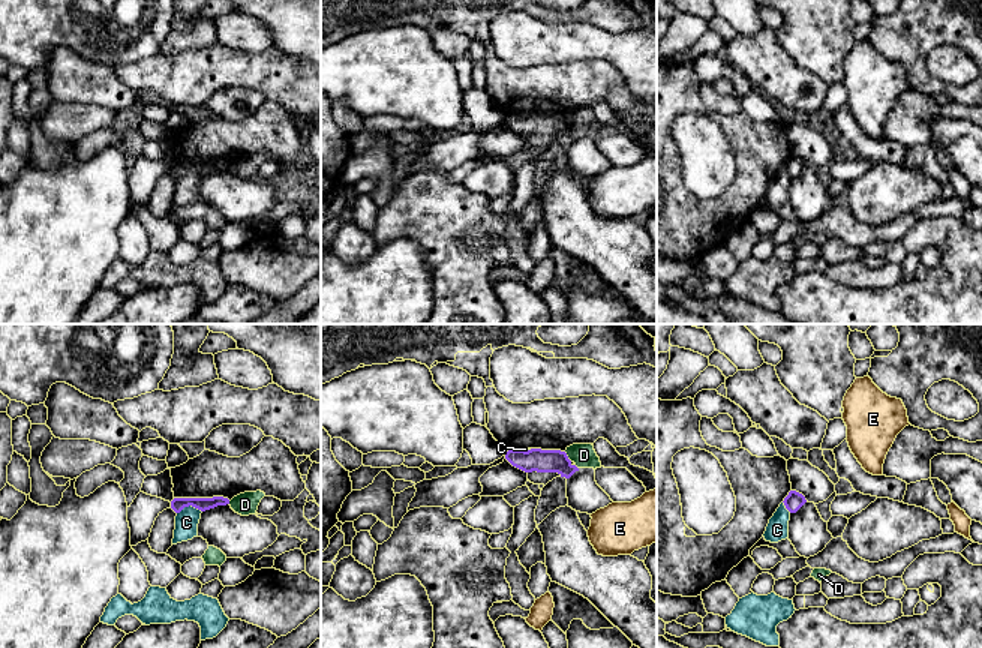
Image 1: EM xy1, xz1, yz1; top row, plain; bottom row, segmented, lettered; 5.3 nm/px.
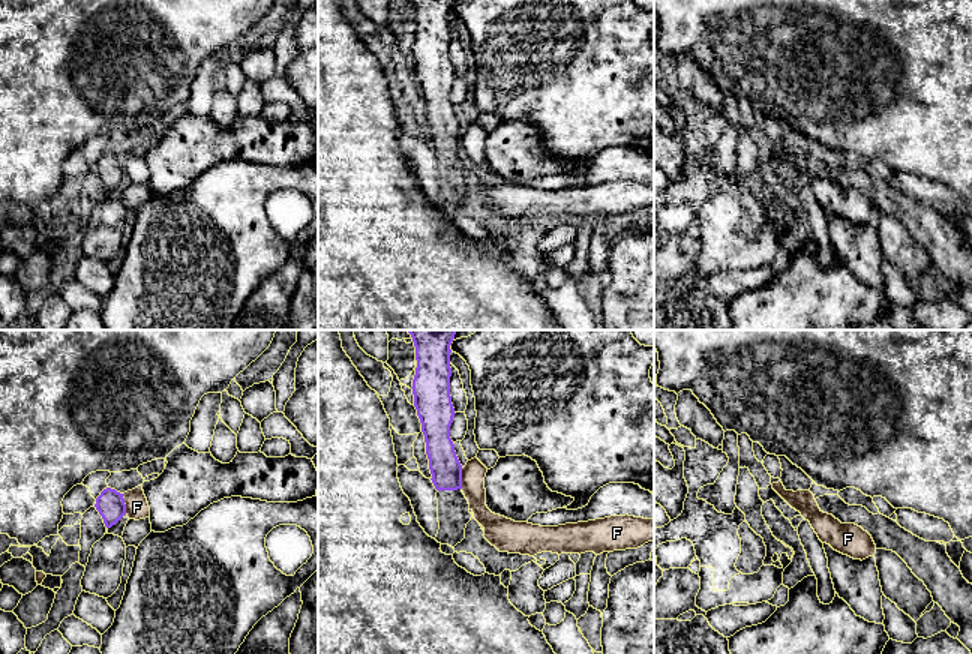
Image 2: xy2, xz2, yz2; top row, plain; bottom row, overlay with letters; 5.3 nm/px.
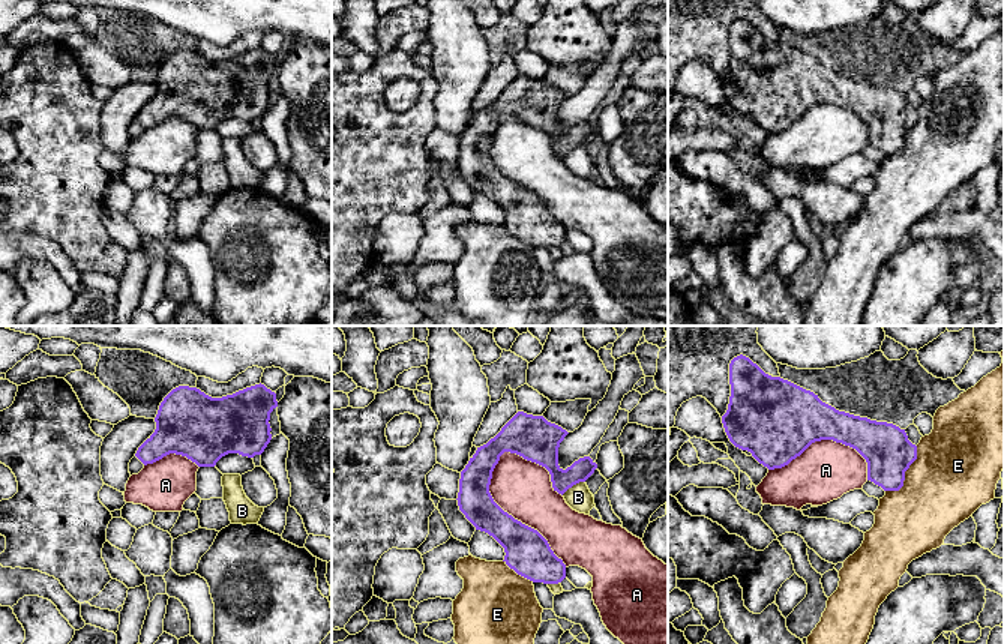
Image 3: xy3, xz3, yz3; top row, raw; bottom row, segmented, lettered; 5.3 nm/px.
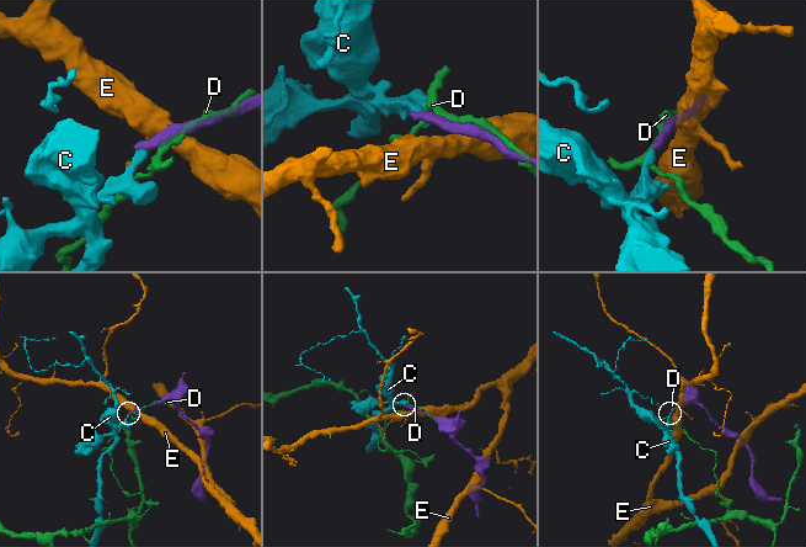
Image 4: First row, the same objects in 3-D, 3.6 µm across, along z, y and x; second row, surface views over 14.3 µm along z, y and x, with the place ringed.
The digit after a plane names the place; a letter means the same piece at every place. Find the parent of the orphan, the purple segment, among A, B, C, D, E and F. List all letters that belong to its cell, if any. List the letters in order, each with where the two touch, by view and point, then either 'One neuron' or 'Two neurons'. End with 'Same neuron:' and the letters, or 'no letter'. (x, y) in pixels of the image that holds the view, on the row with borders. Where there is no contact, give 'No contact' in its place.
A: Touches purple at xz3 (508, 514). Two neurons
B: Touches purple at xz3 (572, 485). Two neurons
C: Touches purple at xy1 (189, 504). Two neurons
D: Touches purple at xz1 (567, 456). Two neurons
E: Touches purple at yz3 (904, 475). Two neurons
F: Touches purple at xy2 (125, 504). Two neurons
Same neuron: no letter

